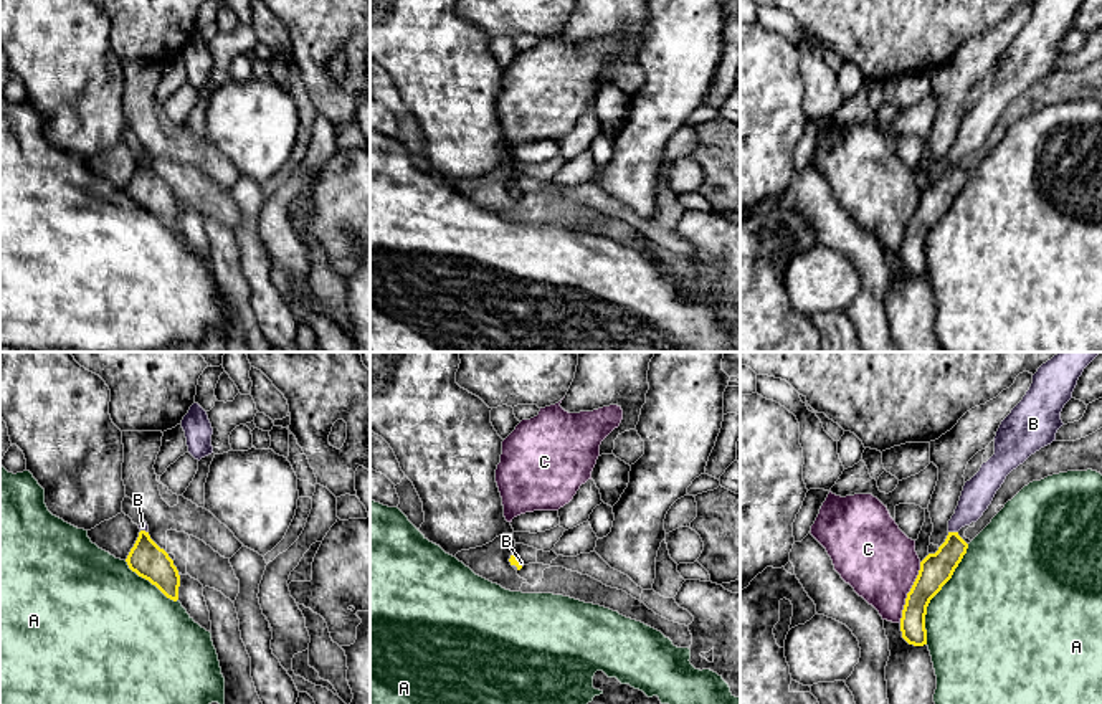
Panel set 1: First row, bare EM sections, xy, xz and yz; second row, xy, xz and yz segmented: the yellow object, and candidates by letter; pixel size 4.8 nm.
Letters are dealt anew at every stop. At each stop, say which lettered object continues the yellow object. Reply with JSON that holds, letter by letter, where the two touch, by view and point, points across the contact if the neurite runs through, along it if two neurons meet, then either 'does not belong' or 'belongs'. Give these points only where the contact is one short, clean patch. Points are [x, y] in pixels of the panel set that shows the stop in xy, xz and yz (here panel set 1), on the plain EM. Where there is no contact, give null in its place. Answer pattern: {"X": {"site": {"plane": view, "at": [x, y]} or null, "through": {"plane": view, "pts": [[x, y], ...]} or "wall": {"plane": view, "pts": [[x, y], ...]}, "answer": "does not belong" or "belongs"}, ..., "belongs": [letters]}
{"A": {"site": {"plane": "yz", "at": [937, 222]}, "answer": "does not belong"}, "B": {"site": {"plane": "yz", "at": [954, 162]}, "through": {"plane": "yz", "pts": [[935, 199], [954, 179], [954, 162], [977, 124]]}, "answer": "belongs"}, "C": {"site": {"plane": "yz", "at": [909, 222]}, "answer": "does not belong"}, "belongs": ["B"]}

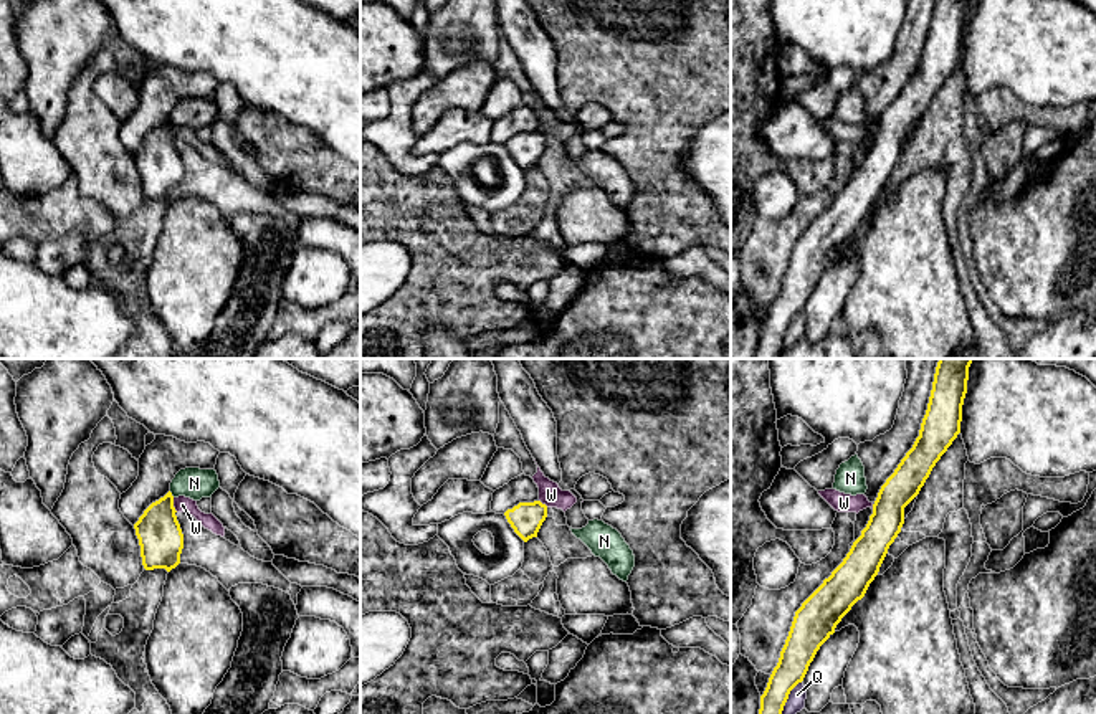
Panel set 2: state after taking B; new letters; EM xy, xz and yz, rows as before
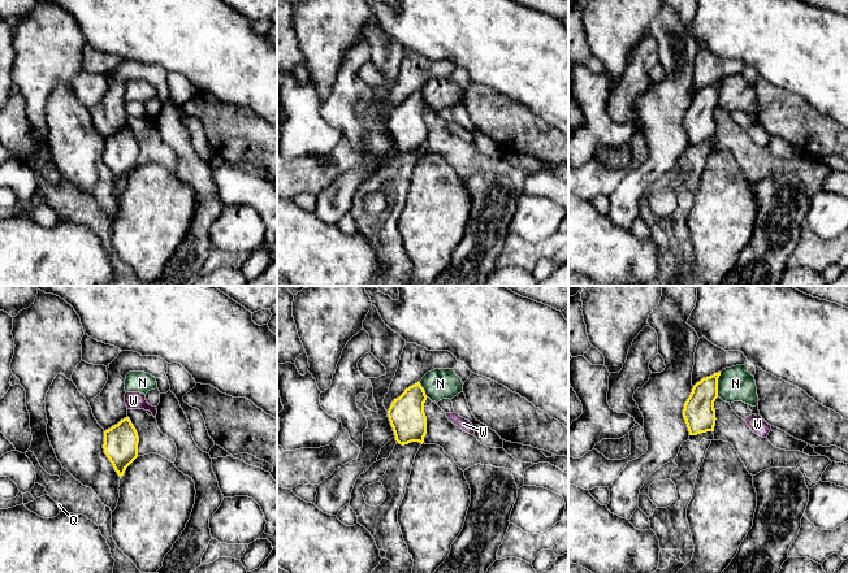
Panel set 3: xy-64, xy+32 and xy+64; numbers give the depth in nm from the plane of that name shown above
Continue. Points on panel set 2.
{"N": {"site": {"plane": "xy", "at": [171, 124]}, "wall": {"plane": "xy", "pts": [[169, 121], [174, 126]]}, "answer": "does not belong"}, "Q": {"site": {"plane": "yz", "at": [786, 331]}, "answer": "does not belong"}, "W": {"site": {"plane": "xy", "at": [172, 134]}, "wall": {"plane": "xy", "pts": [[172, 128], [172, 136], [177, 141]]}, "answer": "does not belong"}, "belongs": []}

